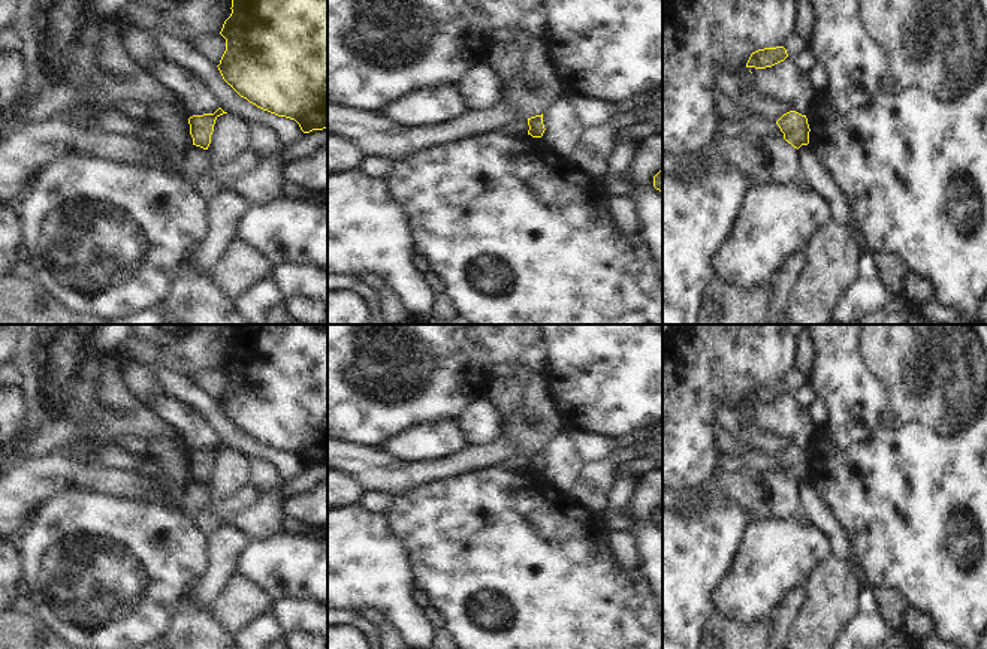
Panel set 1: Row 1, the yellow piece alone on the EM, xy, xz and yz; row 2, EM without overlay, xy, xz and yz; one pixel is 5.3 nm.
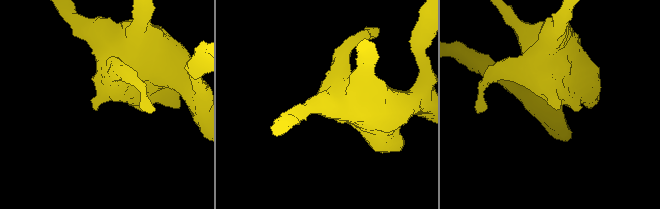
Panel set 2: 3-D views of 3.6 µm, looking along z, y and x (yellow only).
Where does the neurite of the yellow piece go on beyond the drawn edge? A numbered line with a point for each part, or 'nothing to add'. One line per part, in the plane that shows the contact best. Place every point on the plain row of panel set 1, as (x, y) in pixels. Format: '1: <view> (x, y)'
nothing to add

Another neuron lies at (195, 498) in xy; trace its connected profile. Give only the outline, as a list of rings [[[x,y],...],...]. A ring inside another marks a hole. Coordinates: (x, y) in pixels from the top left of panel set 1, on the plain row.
[[[193,480],[182,489],[181,511],[193,517],[206,507],[214,507],[220,517],[236,514],[238,511],[253,507],[260,498],[259,489],[247,482],[233,496],[214,502],[209,499],[209,487],[200,482]]]

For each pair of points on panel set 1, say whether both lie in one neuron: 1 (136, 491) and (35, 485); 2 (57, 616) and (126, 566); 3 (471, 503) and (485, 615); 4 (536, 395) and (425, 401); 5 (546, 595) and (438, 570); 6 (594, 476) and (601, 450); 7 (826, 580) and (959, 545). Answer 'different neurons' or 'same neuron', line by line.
1: same neuron
2: same neuron
3: same neuron
4: different neurons
5: same neuron
6: different neurons
7: different neurons

